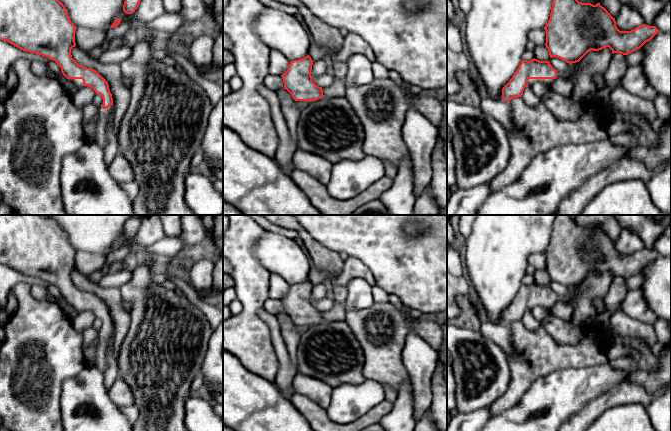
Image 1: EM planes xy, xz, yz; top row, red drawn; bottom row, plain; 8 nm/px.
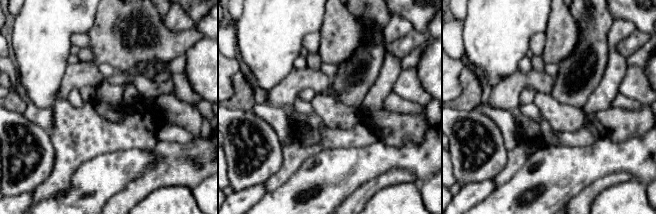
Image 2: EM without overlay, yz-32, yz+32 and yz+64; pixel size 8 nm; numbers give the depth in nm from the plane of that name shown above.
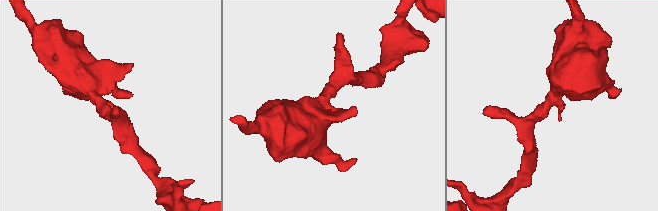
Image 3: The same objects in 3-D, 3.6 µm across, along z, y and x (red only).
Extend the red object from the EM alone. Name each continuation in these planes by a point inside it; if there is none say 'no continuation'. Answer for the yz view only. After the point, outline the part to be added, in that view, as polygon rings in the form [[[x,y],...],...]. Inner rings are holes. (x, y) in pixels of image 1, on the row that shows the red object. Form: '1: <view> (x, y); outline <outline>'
1: yz (548, 82); outline [[[529,79],[528,85],[531,86],[536,82],[543,83],[546,86],[550,87],[555,82],[555,79]]]

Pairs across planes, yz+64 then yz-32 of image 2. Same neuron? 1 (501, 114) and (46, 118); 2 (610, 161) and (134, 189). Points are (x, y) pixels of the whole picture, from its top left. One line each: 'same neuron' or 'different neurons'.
1: same neuron
2: different neurons

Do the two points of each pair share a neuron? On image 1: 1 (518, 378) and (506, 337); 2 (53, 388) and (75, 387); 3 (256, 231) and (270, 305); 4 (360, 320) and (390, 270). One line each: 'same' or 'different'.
1: different
2: different
3: different
4: different

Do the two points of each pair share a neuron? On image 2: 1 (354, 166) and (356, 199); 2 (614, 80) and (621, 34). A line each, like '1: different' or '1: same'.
1: different
2: same

